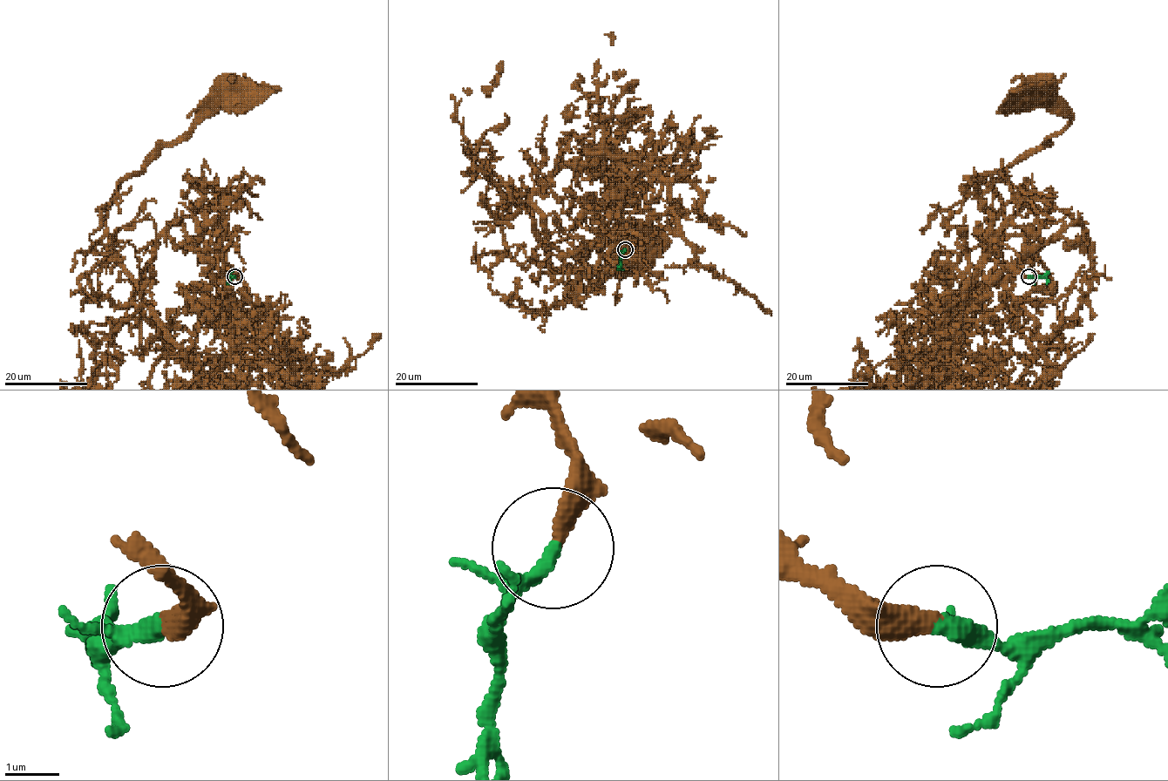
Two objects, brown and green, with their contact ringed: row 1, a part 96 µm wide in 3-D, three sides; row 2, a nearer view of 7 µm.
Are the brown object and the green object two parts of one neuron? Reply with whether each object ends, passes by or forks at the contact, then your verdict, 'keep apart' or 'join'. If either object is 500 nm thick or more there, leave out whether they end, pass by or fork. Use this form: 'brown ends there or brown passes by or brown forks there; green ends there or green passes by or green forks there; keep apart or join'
brown ends there; green passes by; join

